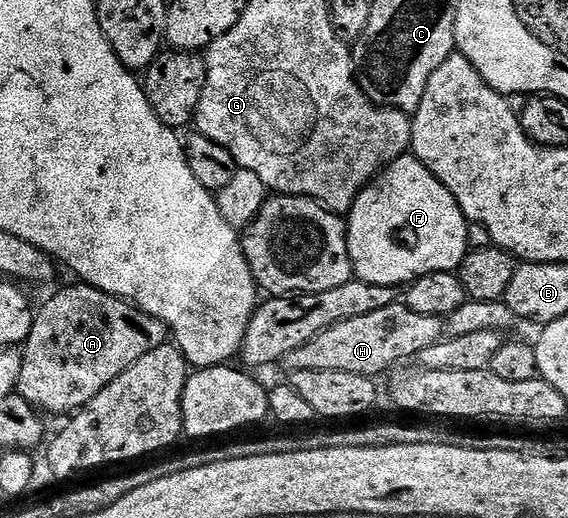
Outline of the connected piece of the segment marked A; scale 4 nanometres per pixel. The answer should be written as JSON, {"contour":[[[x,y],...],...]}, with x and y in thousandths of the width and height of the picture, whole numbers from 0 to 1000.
{"contour":[[[146,544],[127,546],[134,548],[95,566],[72,595],[69,589],[67,600],[56,612],[56,635],[49,654],[39,666],[42,697],[28,757],[77,799],[139,795],[174,757],[187,753],[187,745],[194,745],[201,730],[229,714],[229,707],[236,707],[243,691],[264,683],[264,676],[290,670],[299,656],[296,631],[283,618],[257,606],[227,579],[195,571]]]}

